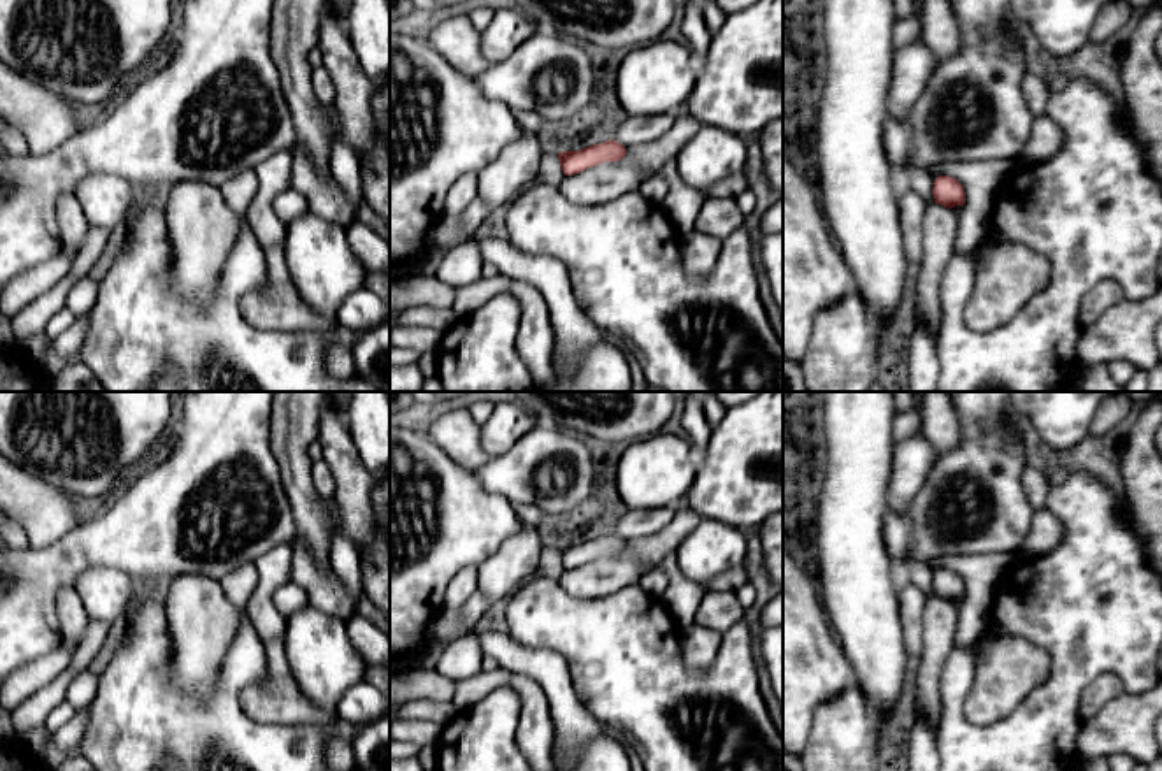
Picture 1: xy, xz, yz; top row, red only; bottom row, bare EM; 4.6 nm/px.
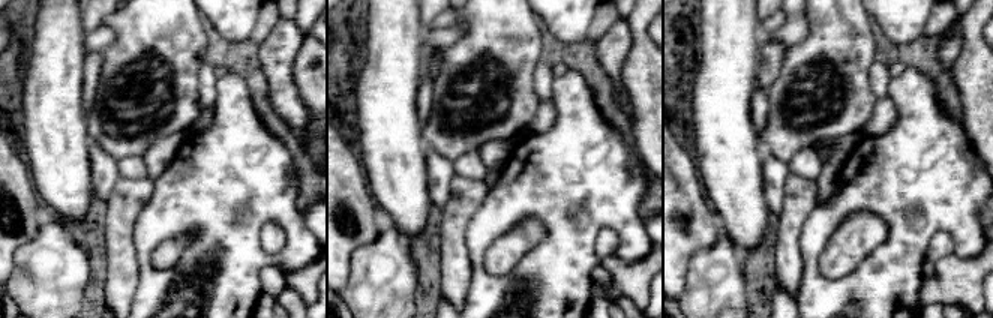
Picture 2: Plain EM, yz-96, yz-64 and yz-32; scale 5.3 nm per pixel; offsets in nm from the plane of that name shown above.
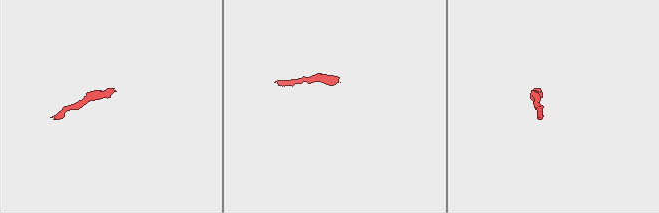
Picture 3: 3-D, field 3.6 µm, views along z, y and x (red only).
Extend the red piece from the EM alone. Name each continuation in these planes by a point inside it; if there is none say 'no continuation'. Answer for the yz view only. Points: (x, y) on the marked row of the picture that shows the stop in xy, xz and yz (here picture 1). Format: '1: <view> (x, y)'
no continuation

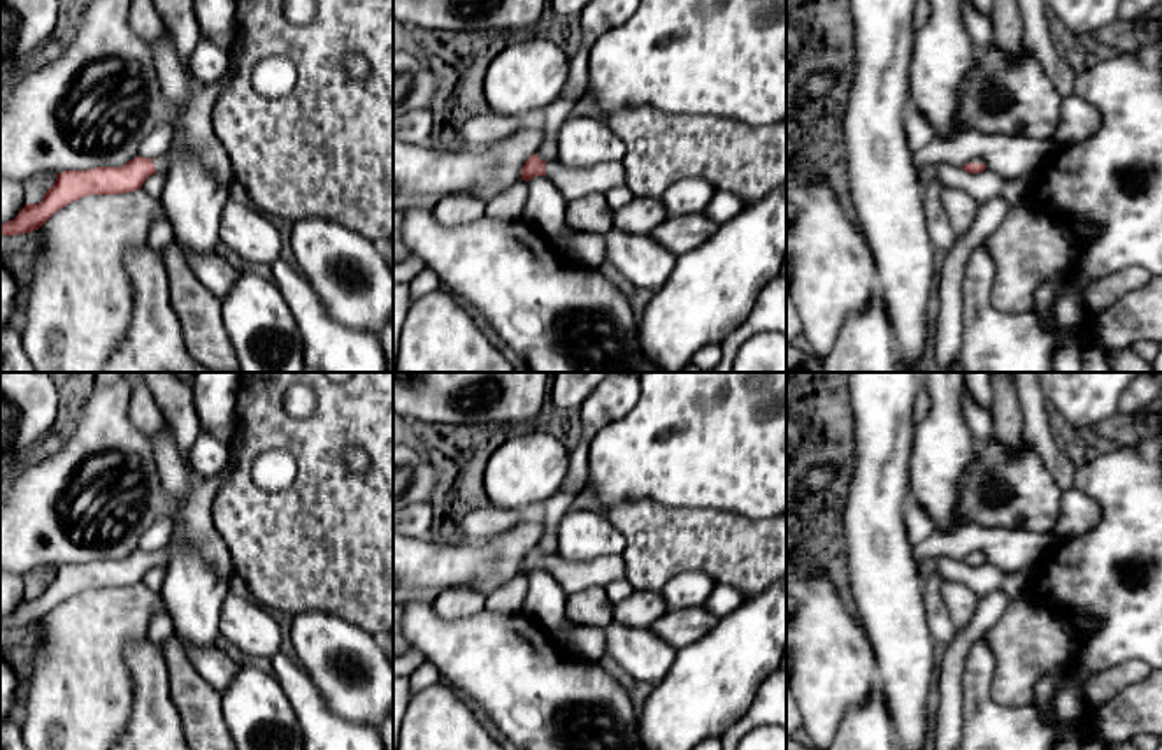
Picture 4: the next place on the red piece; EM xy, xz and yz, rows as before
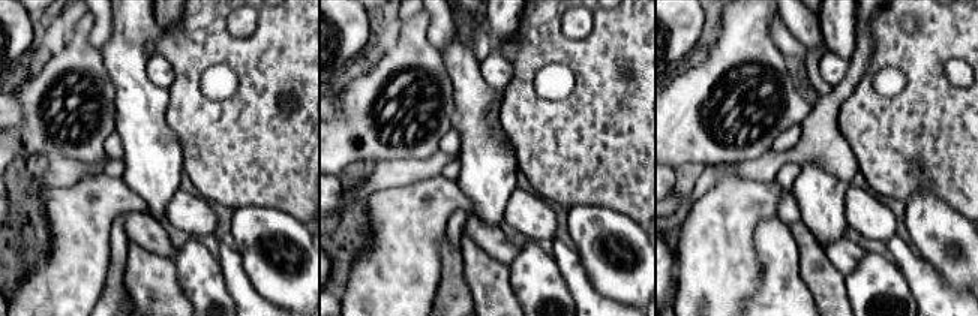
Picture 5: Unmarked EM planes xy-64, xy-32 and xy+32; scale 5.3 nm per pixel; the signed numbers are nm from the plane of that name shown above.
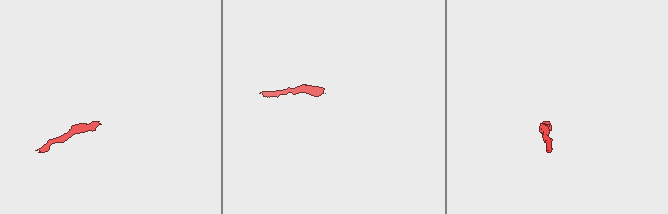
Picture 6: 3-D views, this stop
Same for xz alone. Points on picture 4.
1: xz (574, 183)

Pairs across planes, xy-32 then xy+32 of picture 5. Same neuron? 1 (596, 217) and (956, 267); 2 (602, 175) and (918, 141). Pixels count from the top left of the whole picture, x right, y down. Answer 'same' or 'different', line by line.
1: same
2: same

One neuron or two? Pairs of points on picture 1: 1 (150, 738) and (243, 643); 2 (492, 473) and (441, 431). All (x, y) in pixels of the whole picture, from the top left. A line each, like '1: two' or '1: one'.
1: one
2: two

